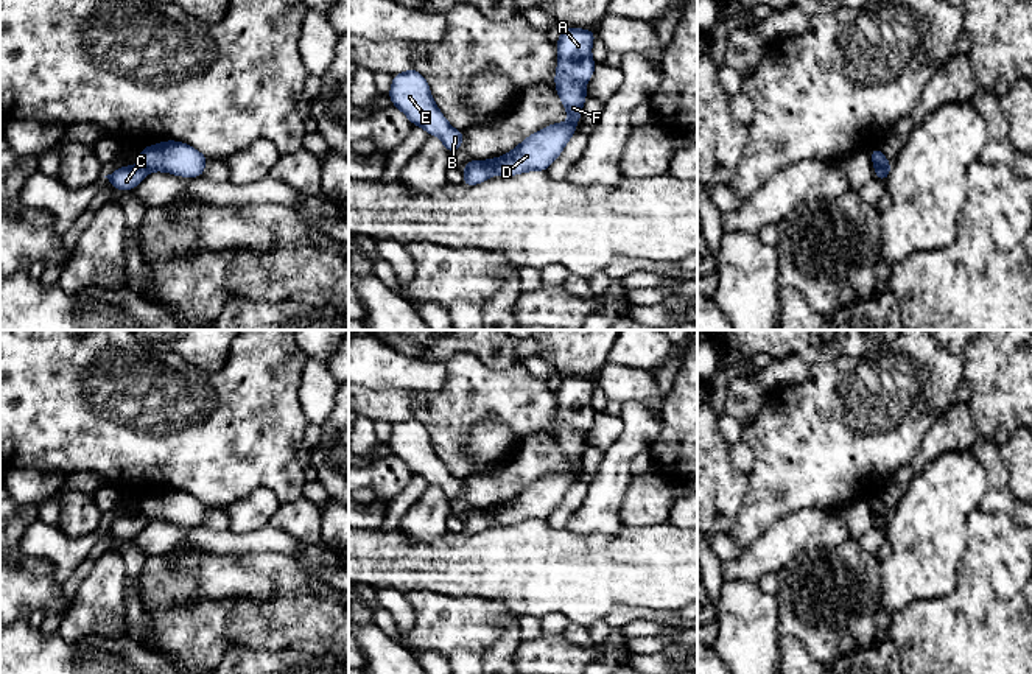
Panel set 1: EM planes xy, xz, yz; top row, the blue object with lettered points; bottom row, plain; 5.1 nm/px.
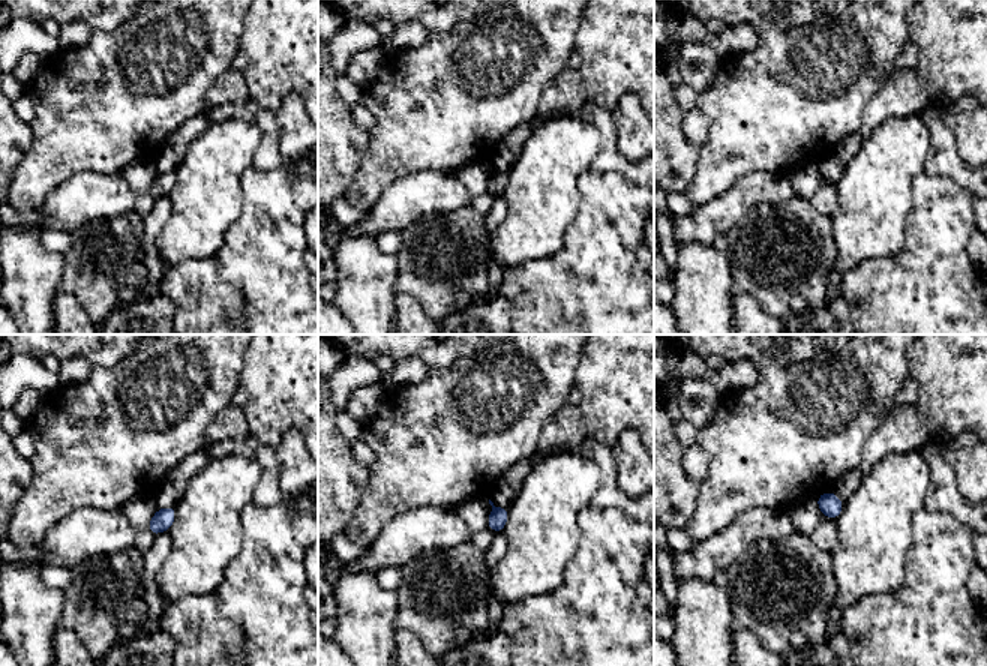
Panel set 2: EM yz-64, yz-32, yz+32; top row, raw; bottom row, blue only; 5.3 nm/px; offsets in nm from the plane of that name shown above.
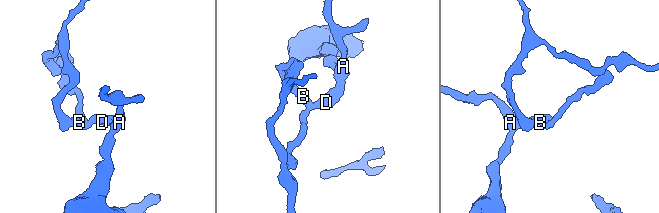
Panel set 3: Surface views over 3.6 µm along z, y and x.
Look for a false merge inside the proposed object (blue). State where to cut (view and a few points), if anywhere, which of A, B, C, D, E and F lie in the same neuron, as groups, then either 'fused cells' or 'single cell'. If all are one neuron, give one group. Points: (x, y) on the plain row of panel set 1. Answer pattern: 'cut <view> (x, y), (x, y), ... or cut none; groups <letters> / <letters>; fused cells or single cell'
cut yz (891, 512), (875, 517); groups A D F / B C E; fused cells

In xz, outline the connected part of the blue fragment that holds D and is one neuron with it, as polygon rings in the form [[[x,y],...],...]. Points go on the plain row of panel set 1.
[[[562,377],[557,395],[556,441],[570,465],[567,472],[553,472],[517,493],[511,501],[493,507],[495,523],[515,525],[526,520],[546,520],[576,483],[582,455],[588,447],[585,433],[593,425],[591,406],[595,378]]]

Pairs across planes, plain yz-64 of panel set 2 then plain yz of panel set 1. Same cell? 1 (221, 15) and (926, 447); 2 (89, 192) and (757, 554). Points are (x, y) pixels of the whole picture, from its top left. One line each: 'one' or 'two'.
1: two
2: one

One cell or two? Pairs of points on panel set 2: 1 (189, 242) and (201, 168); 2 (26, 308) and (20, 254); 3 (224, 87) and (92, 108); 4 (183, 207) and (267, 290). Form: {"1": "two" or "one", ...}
{"1": "one", "2": "one", "3": "two", "4": "two"}

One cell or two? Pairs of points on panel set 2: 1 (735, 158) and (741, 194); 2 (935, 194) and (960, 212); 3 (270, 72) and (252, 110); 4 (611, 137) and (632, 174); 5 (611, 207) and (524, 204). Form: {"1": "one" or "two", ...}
{"1": "two", "2": "one", "3": "two", "4": "one", "5": "two"}

